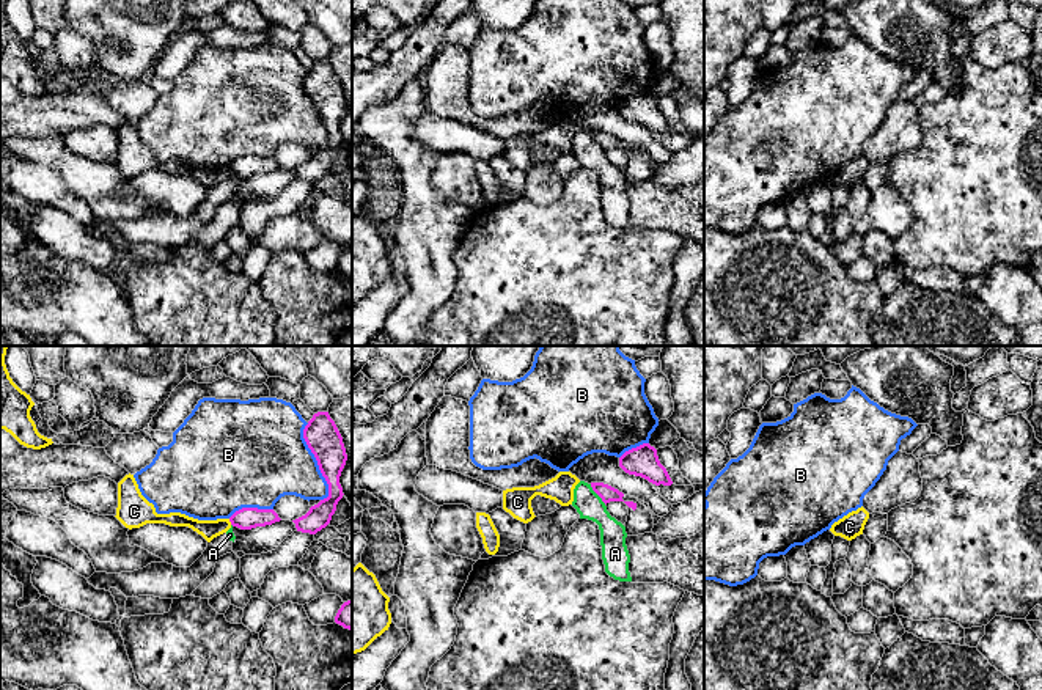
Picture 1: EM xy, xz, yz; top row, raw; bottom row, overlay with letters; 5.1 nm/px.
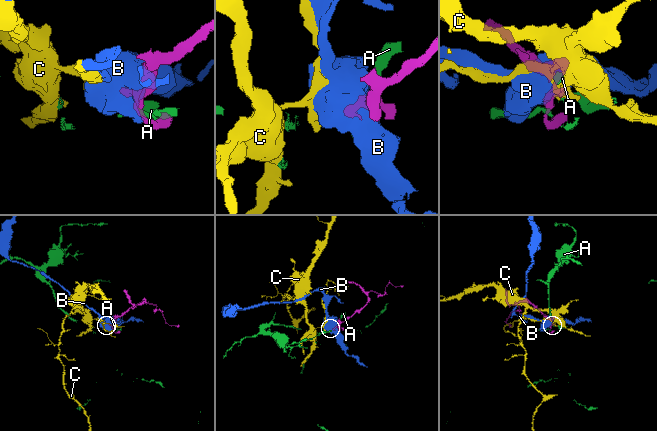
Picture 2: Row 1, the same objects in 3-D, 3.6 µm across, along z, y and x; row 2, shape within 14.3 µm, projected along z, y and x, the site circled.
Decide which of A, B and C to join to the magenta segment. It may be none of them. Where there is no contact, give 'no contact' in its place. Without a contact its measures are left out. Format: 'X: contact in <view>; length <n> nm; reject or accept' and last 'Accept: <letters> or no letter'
A: contact in xz; length 130 nm; reject
B: contact in xy; length 400 nm; reject
C: contact in xy; length 40 nm; reject
Accept: no letter

